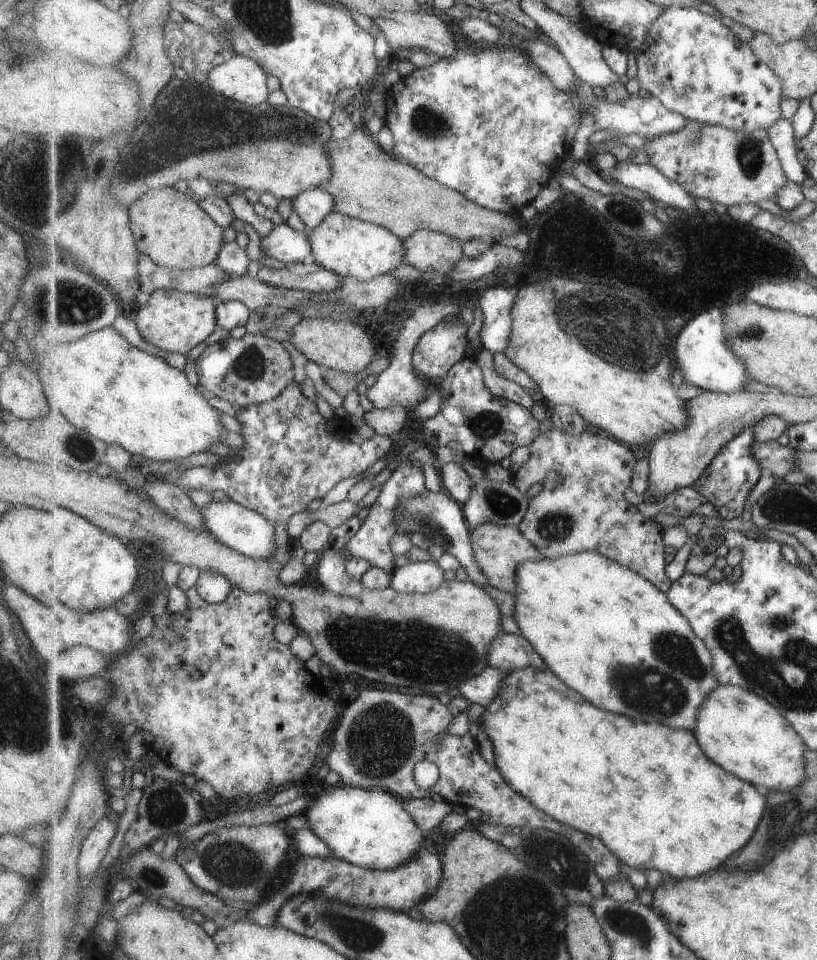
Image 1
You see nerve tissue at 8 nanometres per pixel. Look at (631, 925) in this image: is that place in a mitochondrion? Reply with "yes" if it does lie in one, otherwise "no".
yes

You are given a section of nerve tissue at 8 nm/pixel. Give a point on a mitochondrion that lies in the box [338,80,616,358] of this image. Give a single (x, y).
(429, 124)

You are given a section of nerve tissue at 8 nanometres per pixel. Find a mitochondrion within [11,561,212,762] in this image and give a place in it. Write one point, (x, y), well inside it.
(34, 745)

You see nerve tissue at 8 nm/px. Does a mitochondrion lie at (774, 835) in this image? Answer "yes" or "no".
yes

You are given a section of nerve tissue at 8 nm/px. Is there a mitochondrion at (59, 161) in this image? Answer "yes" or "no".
yes

